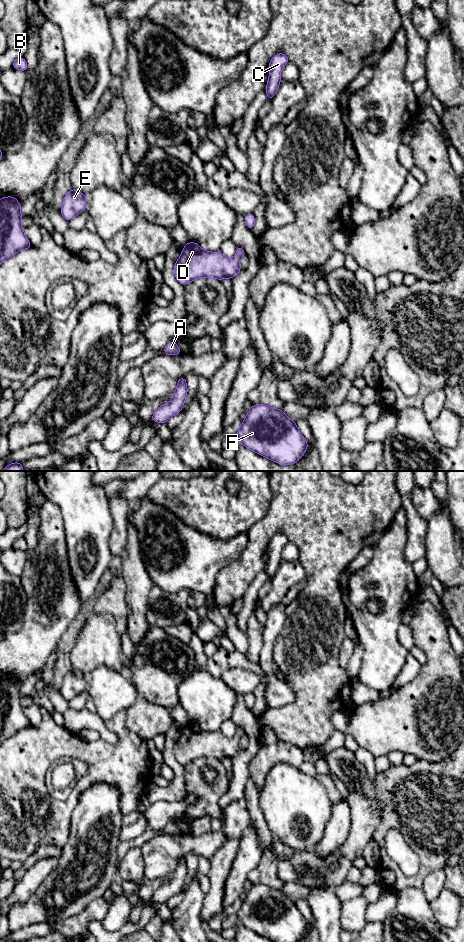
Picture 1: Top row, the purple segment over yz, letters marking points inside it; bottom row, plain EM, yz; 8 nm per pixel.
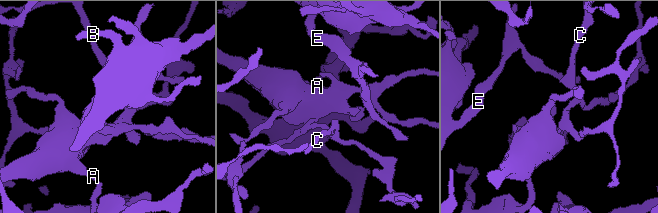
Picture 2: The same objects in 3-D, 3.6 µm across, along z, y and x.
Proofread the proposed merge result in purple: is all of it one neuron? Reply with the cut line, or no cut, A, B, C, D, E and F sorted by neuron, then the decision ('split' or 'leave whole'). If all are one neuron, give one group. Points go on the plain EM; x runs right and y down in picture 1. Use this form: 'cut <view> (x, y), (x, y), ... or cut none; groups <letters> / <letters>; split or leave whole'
cut none; groups A B C D E F; leave whole

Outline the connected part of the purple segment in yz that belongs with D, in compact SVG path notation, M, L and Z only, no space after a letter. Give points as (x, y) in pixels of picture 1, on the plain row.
M190 721L183 727L173 752L182 765L198 758L231 760L241 751L240 739L244 736L246 736L245 731L240 726L237 726L236 735L233 738L226 738L221 731L206 731L197 723Z

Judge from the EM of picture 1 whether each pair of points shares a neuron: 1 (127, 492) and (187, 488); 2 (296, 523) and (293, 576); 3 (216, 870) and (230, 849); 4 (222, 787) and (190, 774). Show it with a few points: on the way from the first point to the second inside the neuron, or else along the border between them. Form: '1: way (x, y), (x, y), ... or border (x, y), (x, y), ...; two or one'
1: border (157, 481), (144, 496); two
2: border (297, 560), (301, 565), (304, 576); two
3: way (220, 865), (225, 854); one
4: way (214, 788), (204, 788), (198, 782); one

